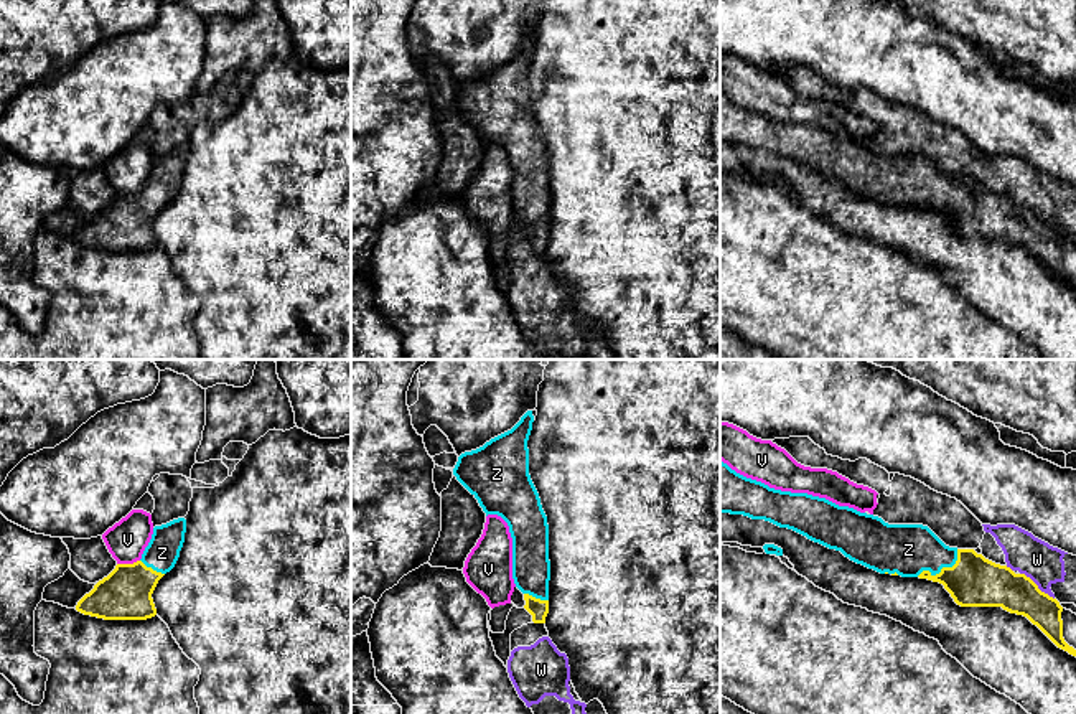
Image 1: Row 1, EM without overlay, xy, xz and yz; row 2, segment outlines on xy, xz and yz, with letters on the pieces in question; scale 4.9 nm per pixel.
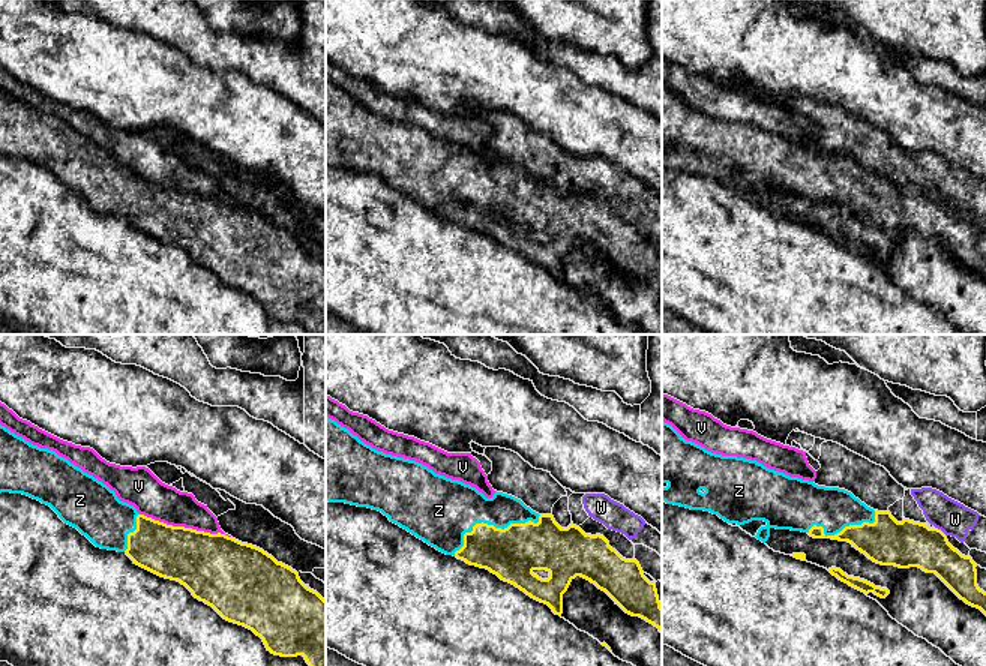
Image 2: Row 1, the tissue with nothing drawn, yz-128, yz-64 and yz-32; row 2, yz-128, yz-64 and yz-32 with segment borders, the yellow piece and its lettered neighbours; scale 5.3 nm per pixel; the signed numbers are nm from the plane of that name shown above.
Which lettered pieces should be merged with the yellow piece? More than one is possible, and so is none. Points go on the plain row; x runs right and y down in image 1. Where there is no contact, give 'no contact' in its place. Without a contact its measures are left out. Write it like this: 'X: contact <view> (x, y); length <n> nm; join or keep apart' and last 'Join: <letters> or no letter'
V: contact xy (127, 195); length 110 nm; keep apart
W: contact yz (1037, 216); length 220 nm; keep apart
Z: contact yz (941, 200); length 240 nm; join
Join: Z

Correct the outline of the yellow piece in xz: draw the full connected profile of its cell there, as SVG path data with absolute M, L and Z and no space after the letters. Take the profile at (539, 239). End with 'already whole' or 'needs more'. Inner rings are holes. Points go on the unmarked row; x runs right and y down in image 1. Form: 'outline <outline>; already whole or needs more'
outline M527 41L508 63L465 82L453 99L456 110L483 142L501 147L512 168L512 209L524 224L534 254L549 244L549 155L529 106L527 71L534 46Z; needs more

